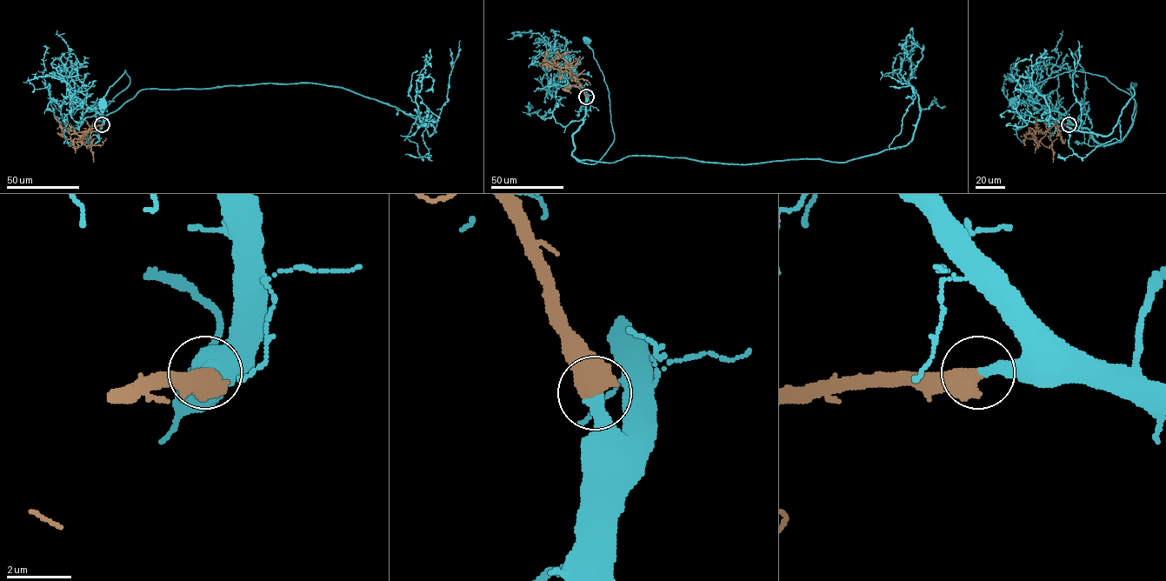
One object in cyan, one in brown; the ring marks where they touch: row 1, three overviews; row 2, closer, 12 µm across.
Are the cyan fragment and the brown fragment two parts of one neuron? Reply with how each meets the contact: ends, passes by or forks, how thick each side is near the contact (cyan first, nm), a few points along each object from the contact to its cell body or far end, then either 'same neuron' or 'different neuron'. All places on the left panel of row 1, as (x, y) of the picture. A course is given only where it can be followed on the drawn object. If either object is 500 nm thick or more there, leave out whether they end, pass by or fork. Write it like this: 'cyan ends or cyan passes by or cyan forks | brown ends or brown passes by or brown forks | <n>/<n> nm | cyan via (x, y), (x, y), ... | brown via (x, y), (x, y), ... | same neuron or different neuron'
360/700 nm | cyan via (101, 124), (99, 139), (89, 144), (88, 132), (94, 121), (129, 83), (125, 70), (109, 87), (103, 103) | brown via (101, 124), (91, 125), (81, 141), (69, 138), (72, 133), (83, 136), (86, 134) | same neuron

